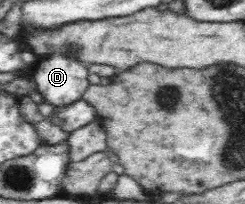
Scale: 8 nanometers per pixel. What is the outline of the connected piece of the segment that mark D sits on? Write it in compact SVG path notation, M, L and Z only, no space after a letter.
M70 43L68 51L38 58L34 83L45 101L54 107L80 100L89 86L88 63L78 58L81 47Z

